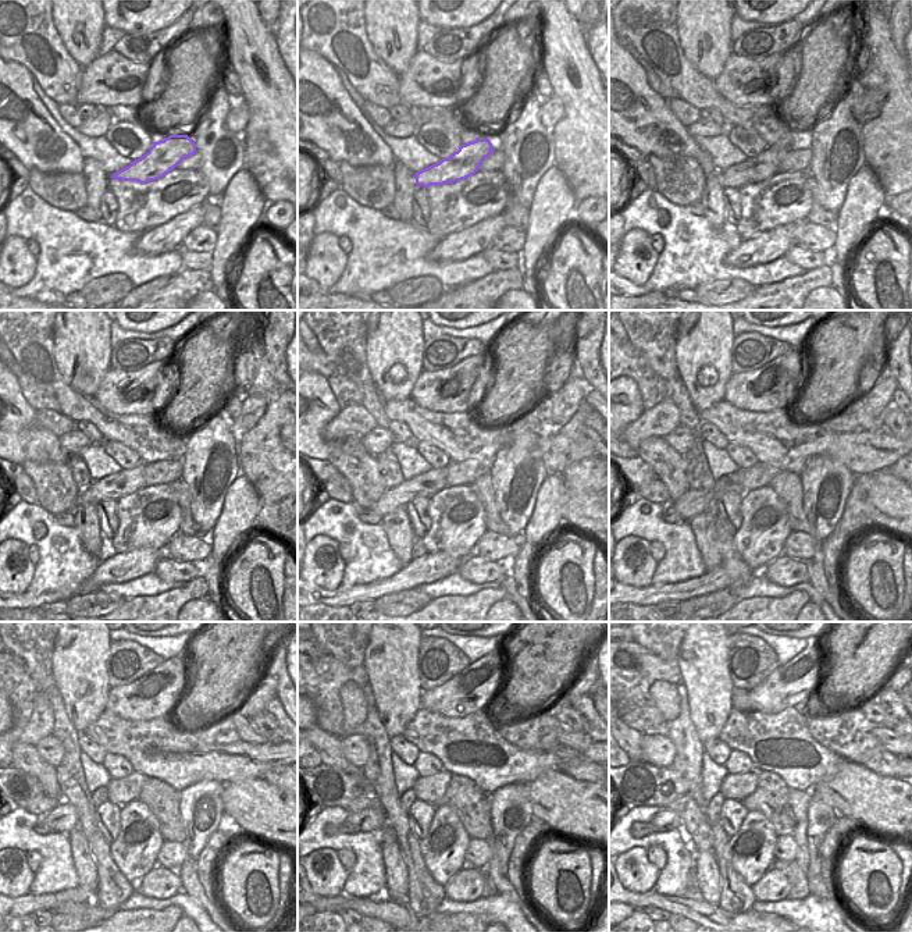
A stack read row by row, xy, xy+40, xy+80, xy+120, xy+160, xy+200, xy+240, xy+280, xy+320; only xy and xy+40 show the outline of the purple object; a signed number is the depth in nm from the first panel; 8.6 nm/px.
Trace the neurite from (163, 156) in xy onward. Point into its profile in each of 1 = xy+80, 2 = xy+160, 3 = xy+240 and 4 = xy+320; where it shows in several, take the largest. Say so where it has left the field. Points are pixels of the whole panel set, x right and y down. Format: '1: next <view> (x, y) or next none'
1: next xy+80 (754, 170)
2: next xy+160 (426, 484)
3: next xy+240 (63, 818)
4: next xy+320 (666, 820)

